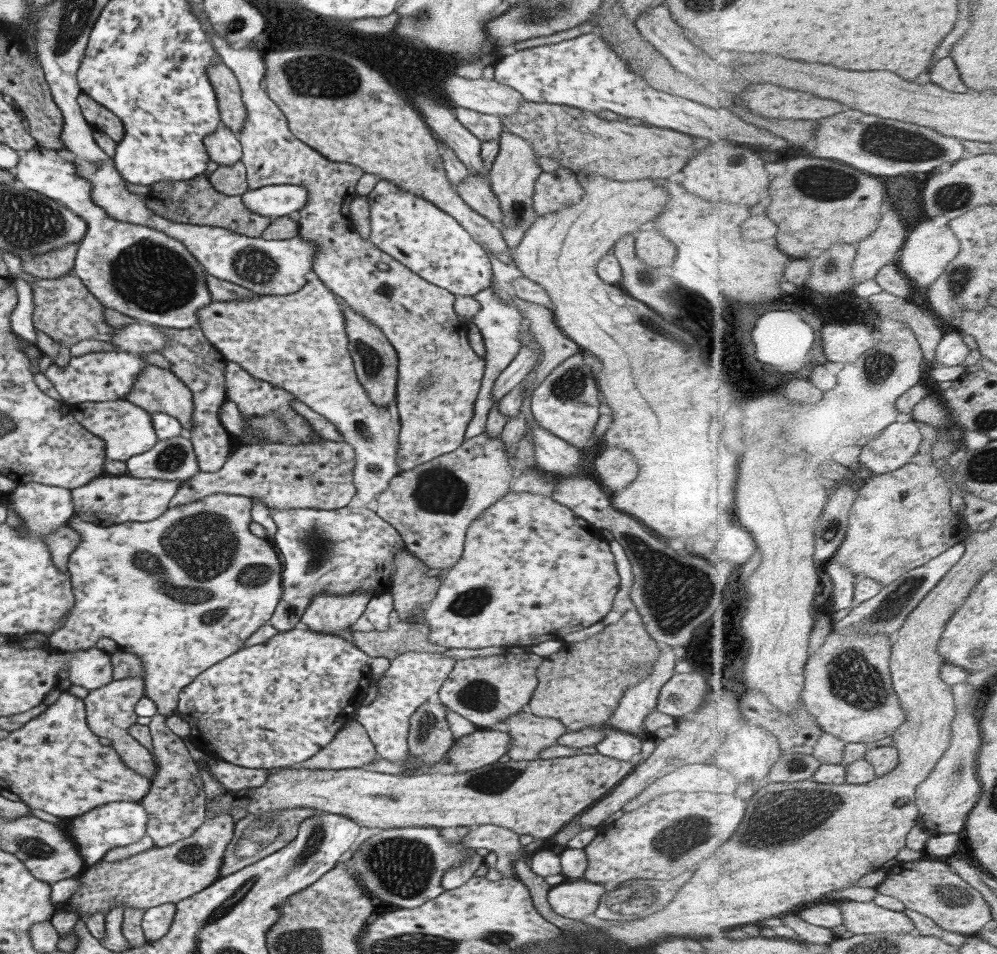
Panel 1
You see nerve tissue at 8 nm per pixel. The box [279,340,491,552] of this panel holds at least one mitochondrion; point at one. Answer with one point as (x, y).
(437, 490)

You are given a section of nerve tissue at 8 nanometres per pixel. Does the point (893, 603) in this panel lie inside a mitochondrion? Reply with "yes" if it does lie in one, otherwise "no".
yes

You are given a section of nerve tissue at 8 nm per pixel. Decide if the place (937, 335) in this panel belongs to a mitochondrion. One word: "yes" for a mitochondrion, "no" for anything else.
no

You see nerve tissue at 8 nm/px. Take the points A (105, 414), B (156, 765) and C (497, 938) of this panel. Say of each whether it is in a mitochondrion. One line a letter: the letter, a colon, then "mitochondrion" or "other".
A: other
B: other
C: mitochondrion

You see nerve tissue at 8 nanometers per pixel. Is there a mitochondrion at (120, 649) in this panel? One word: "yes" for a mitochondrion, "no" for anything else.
no

